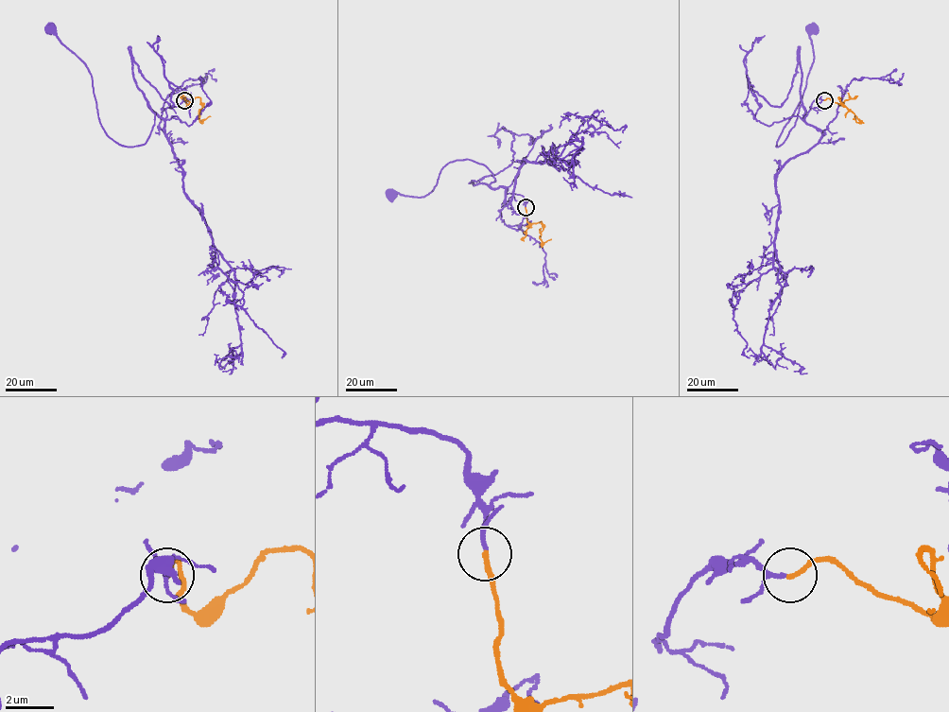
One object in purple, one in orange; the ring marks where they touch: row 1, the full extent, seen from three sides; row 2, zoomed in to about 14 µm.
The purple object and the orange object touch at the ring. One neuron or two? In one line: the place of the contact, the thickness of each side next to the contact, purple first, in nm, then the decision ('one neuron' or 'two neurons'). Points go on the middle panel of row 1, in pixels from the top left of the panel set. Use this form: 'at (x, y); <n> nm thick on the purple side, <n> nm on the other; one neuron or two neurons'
at (526, 207); 130 nm thick on the purple side, 200 nm on the other; one neuron

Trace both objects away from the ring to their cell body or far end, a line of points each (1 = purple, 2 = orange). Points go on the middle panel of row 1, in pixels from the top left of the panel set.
1: (526, 207), (524, 197), (492, 188), (491, 172), (469, 160), (449, 162), (428, 195), (391, 193)
2: (526, 207), (526, 221), (531, 224), (541, 221), (543, 226), (542, 242), (551, 239)

